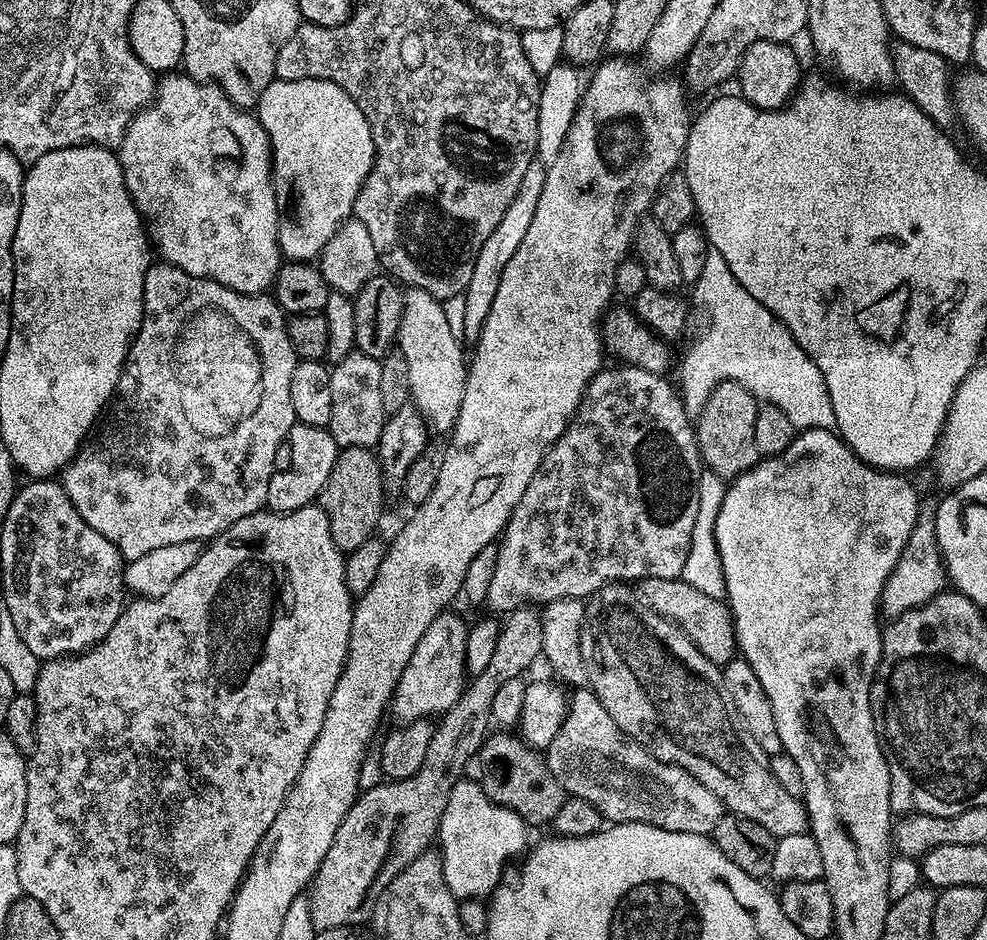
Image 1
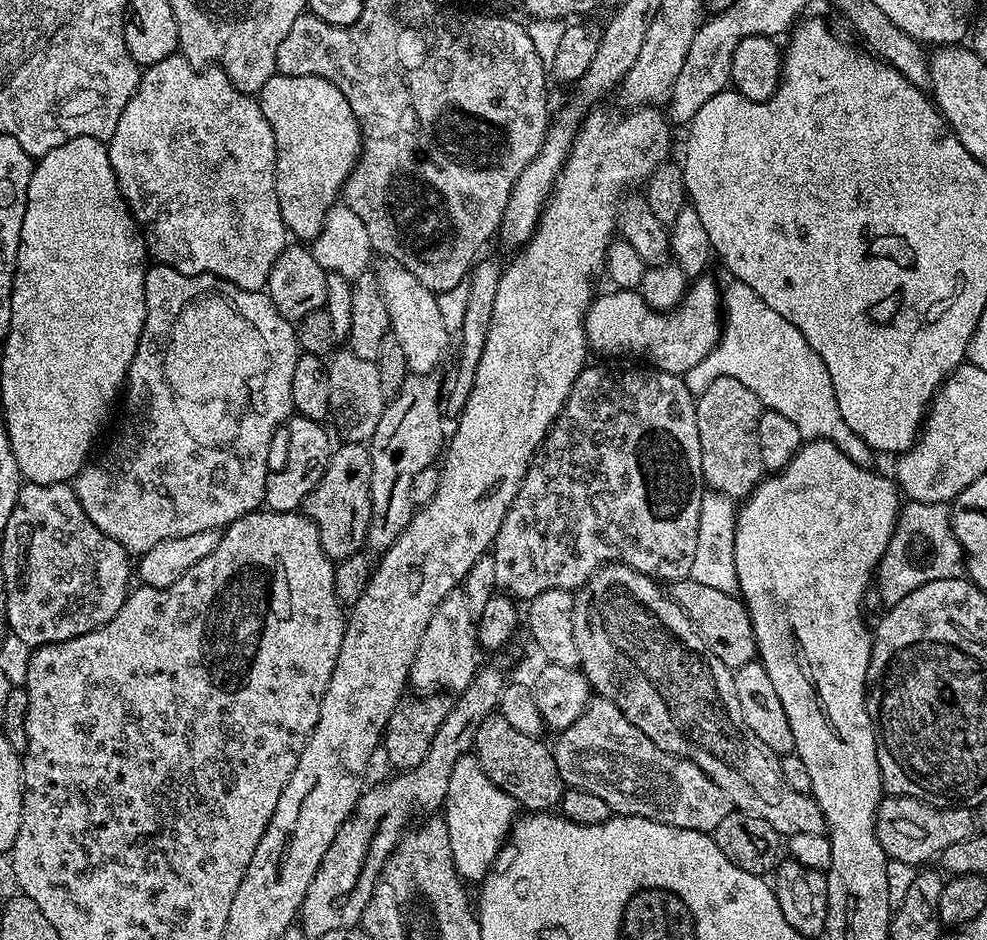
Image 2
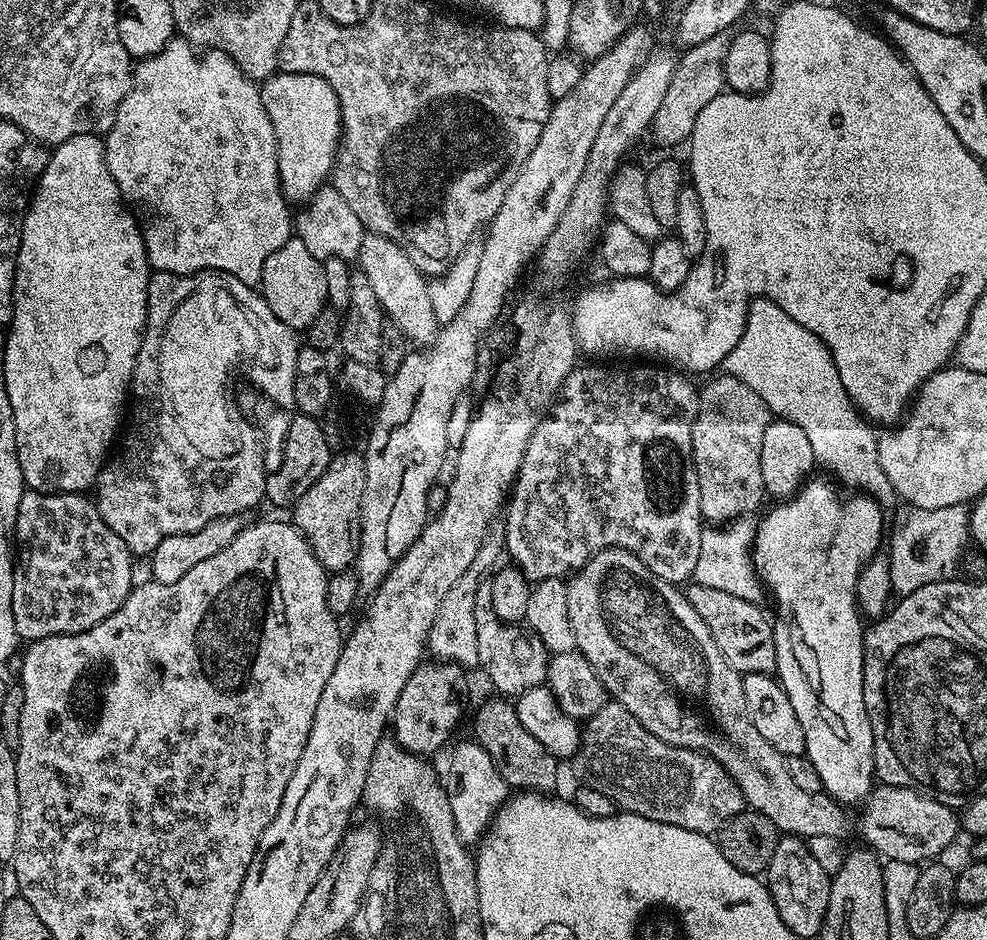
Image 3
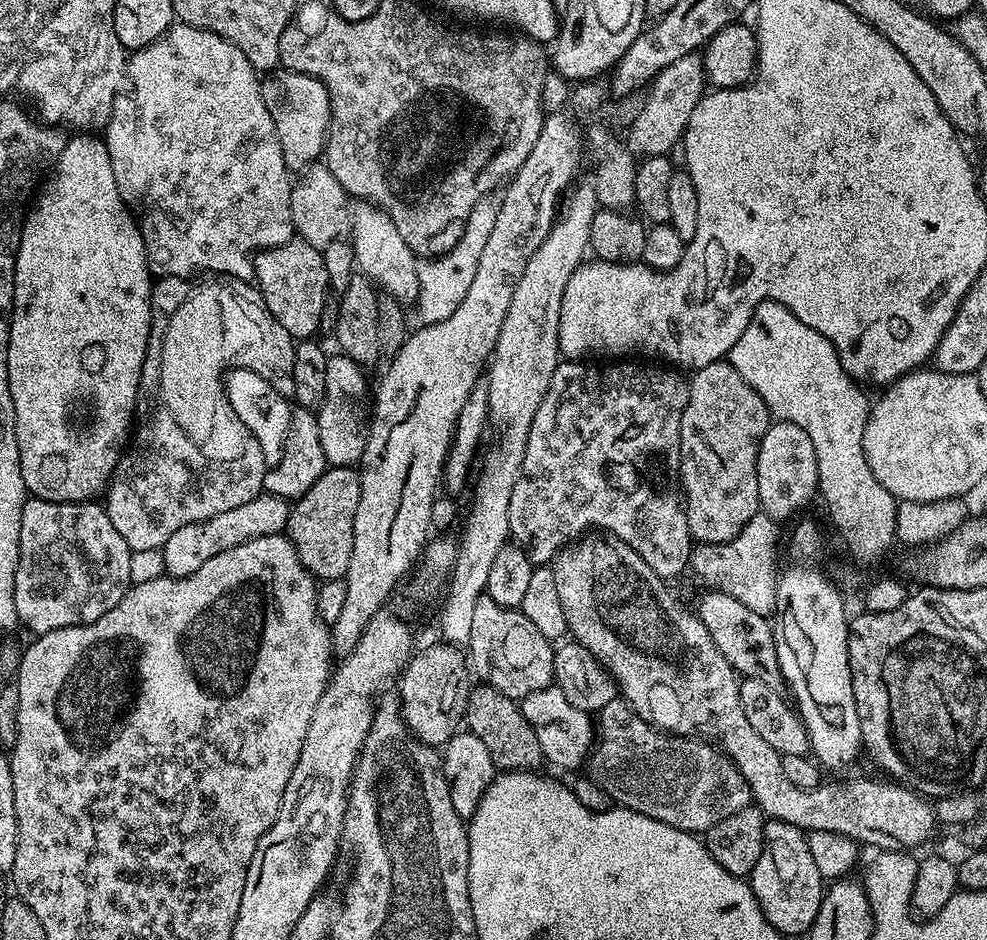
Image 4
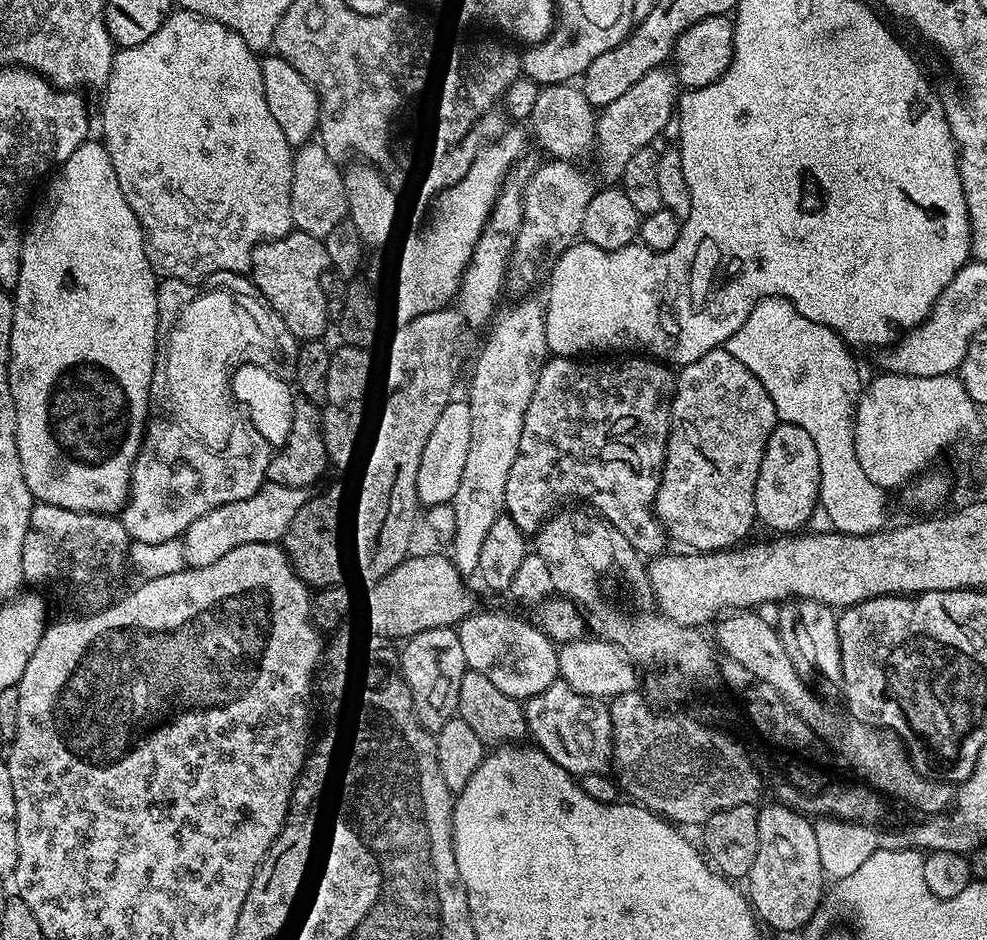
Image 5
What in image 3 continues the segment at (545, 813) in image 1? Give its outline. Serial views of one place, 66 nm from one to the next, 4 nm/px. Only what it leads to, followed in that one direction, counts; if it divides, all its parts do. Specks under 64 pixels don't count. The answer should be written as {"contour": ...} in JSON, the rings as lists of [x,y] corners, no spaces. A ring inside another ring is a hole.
{"contour":[[[490,698],[485,699],[477,707],[474,739],[484,747],[486,754],[490,754],[490,758],[494,758],[494,766],[498,766],[498,774],[502,774],[509,789],[551,793],[552,787],[556,784],[557,757],[547,752],[542,742],[538,742],[538,738],[534,738],[534,734],[530,734],[530,730],[526,730],[522,722],[518,722],[515,703],[502,698],[502,706],[498,708],[486,706],[490,706]]]}

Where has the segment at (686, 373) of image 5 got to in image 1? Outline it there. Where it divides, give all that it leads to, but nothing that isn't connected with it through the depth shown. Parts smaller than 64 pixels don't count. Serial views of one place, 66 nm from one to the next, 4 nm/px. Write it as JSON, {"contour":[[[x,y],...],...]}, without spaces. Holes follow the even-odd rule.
{"contour":[[[720,381],[707,399],[696,421],[697,444],[703,465],[725,480],[733,480],[759,463],[760,455],[754,443],[754,421],[759,401],[736,381]]]}

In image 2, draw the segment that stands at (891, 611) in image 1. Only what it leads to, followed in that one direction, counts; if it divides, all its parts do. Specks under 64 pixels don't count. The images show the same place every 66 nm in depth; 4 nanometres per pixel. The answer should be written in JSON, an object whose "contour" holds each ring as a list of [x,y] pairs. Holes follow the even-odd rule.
{"contour":[[[907,501],[900,509],[896,530],[877,568],[876,588],[881,603],[892,607],[919,586],[942,578],[962,578],[965,570],[963,548],[952,532],[951,507],[948,504]]]}

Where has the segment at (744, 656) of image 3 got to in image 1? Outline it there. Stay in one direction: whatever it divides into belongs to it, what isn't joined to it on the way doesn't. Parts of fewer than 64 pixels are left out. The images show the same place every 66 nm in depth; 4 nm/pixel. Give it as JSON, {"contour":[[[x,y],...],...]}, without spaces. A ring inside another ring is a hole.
{"contour":[[[646,578],[639,581],[638,595],[659,616],[678,625],[688,635],[690,642],[694,642],[694,646],[698,646],[698,650],[710,658],[710,662],[725,666],[738,656],[736,627],[732,621],[732,611],[724,600],[702,594],[681,578]]]}

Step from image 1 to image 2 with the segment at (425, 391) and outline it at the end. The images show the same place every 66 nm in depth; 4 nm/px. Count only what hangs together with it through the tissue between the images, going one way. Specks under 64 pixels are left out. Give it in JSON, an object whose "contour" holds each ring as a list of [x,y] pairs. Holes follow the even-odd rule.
{"contour":[[[384,262],[381,268],[375,269],[376,279],[380,282],[382,298],[386,302],[386,310],[390,314],[390,333],[398,338],[403,353],[406,354],[409,373],[418,376],[427,376],[435,373],[436,367],[444,360],[448,352],[450,335],[442,320],[439,310],[437,293],[426,290],[410,270],[400,264]]]}

